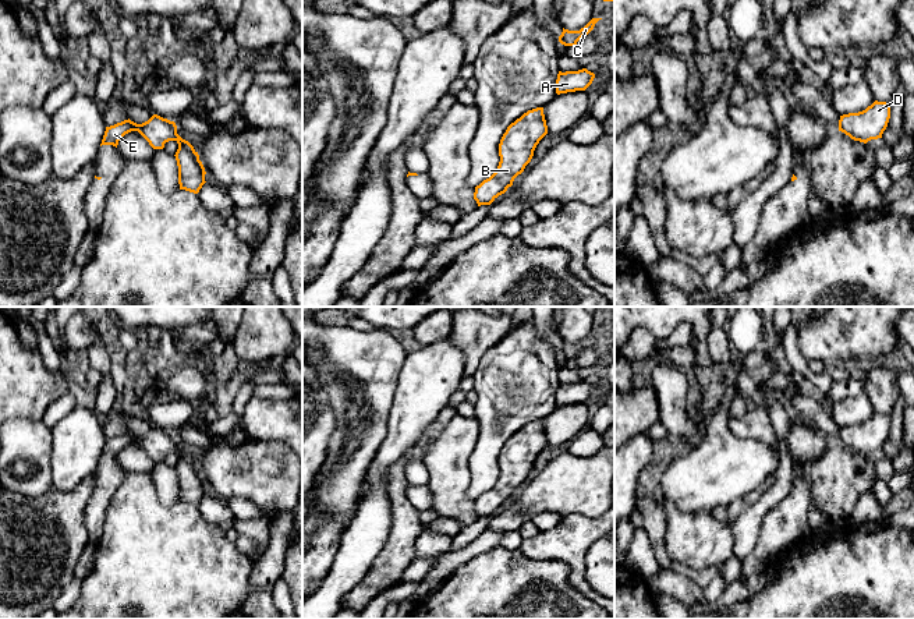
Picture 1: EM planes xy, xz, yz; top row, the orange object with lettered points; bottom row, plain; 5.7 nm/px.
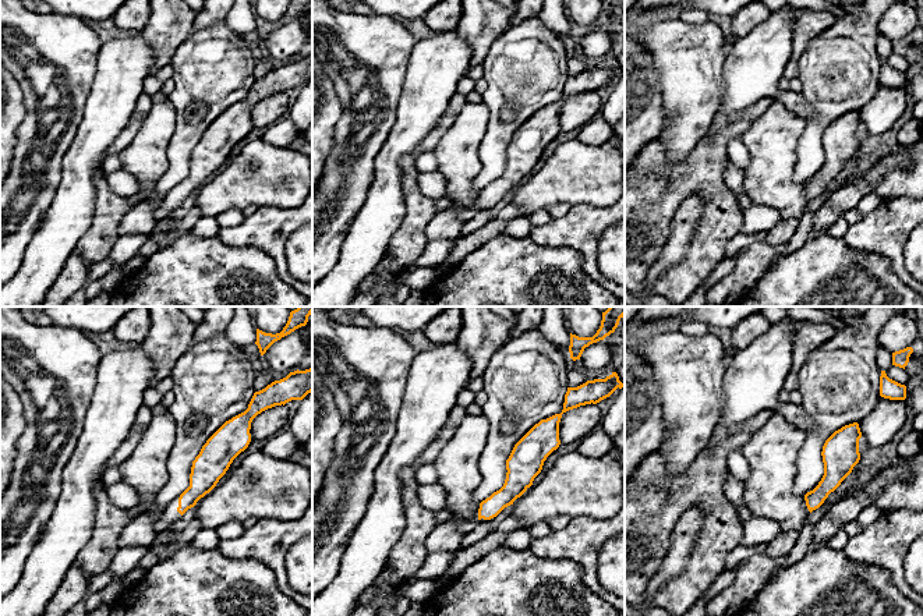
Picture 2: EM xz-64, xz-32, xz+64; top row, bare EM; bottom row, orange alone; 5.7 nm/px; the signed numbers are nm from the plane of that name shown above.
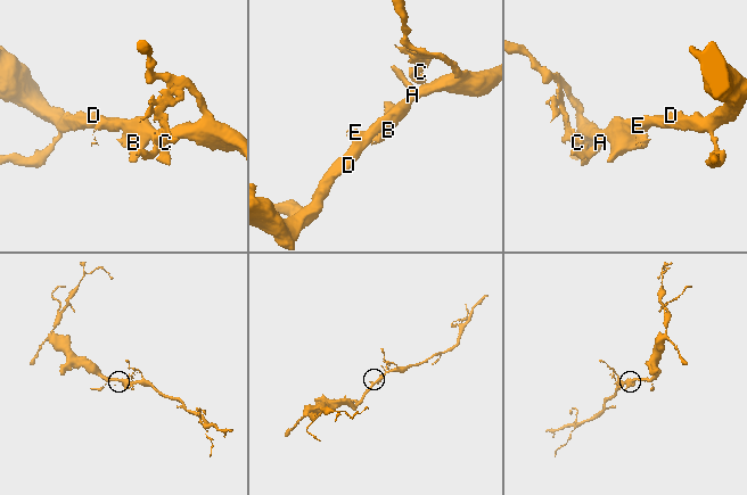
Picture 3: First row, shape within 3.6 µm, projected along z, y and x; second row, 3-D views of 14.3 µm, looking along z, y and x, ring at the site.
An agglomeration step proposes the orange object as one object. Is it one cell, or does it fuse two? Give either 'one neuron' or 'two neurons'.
one neuron

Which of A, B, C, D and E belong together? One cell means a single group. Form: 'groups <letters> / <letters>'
groups A B C D E

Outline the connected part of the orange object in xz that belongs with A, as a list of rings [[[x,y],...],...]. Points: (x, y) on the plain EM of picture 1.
[[[587,381],[578,383],[559,383],[556,392],[556,406],[567,406],[575,403],[585,403],[594,393],[595,386],[588,383]]]

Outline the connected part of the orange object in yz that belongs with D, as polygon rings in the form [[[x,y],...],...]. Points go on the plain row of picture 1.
[[[875,413],[862,424],[840,428],[839,443],[844,445],[854,453],[867,456],[871,452],[882,450],[889,431],[889,415]]]

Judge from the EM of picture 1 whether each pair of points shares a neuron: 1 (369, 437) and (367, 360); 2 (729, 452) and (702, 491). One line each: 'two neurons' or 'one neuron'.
1: one neuron
2: one neuron

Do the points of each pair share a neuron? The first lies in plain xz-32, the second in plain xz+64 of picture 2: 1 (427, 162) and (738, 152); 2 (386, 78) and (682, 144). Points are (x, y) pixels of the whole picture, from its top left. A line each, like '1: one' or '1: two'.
1: one
2: one

